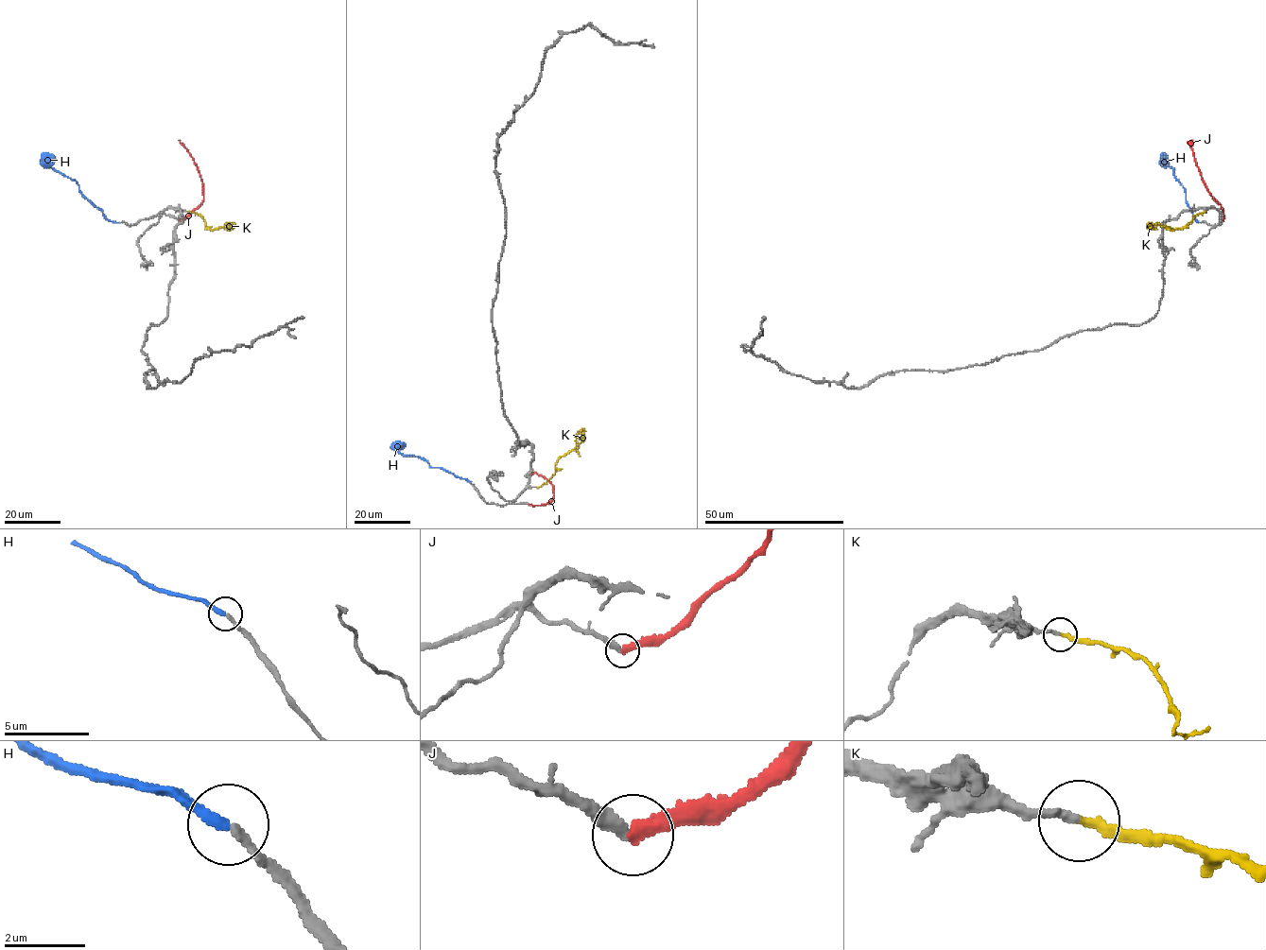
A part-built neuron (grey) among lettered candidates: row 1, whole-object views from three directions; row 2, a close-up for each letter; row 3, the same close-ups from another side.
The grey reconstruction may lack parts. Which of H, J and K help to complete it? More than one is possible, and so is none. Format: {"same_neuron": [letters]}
{"same_neuron": ["H", "K"]}

